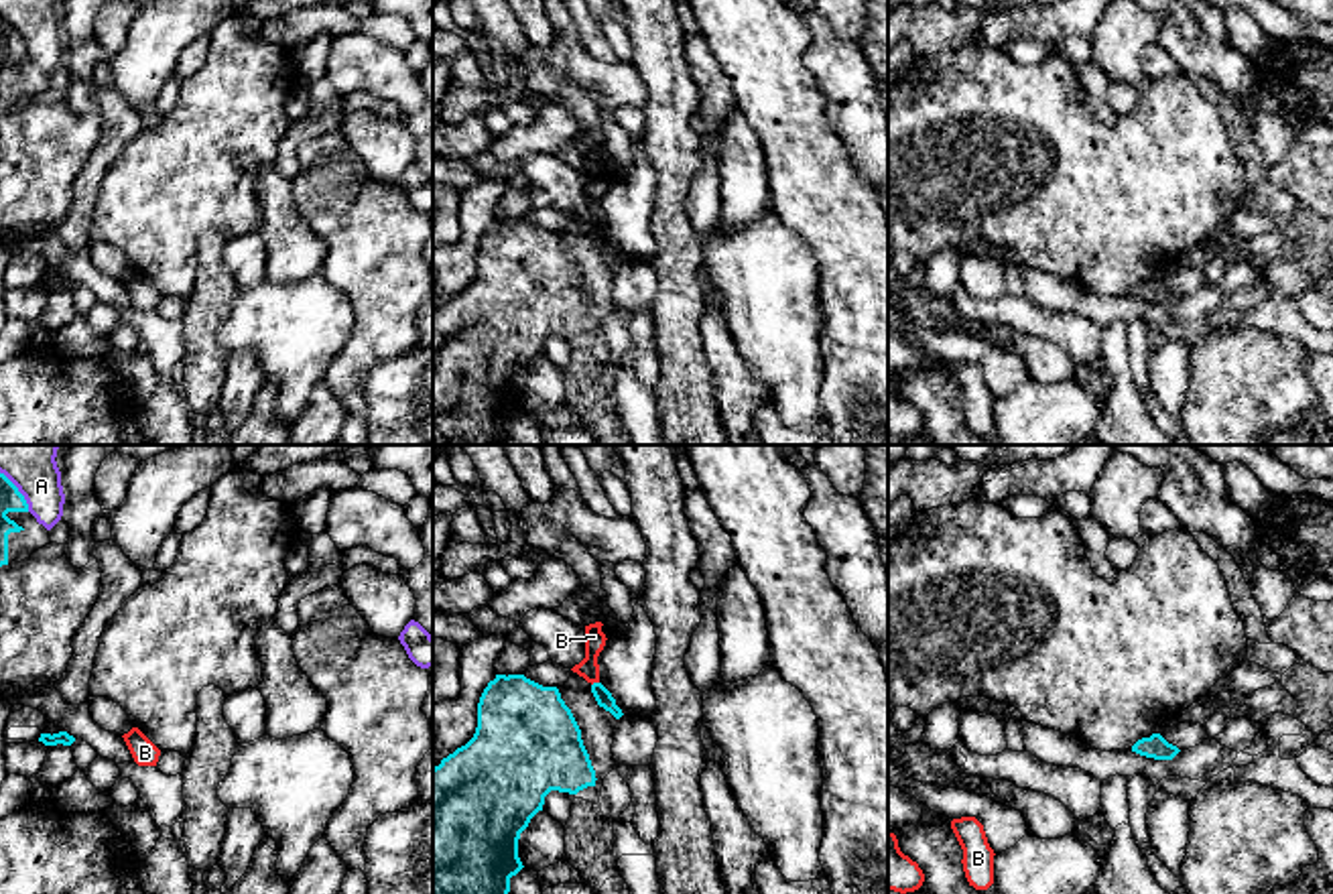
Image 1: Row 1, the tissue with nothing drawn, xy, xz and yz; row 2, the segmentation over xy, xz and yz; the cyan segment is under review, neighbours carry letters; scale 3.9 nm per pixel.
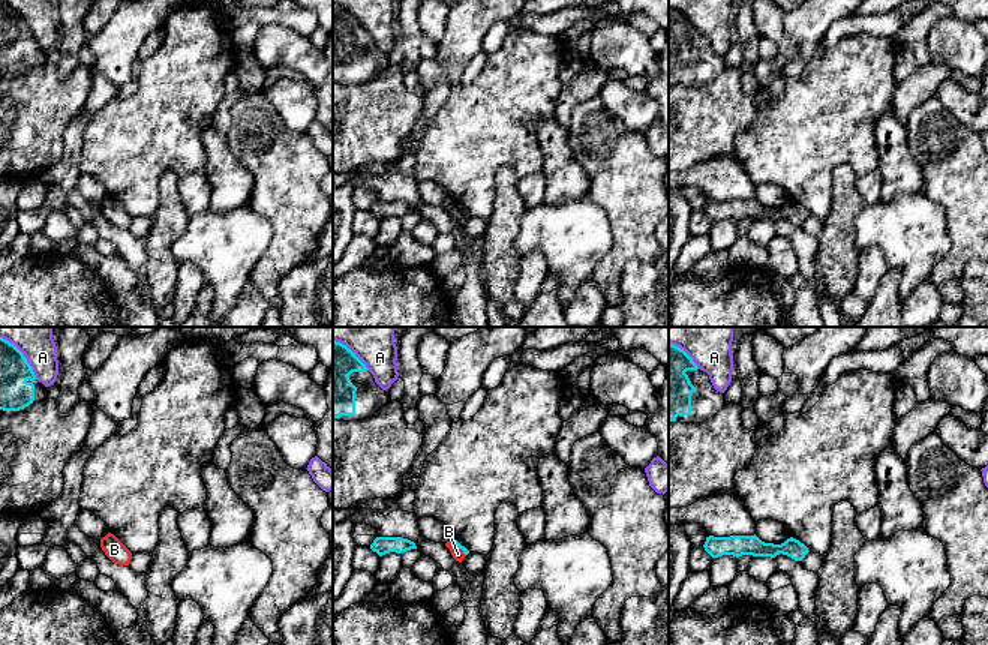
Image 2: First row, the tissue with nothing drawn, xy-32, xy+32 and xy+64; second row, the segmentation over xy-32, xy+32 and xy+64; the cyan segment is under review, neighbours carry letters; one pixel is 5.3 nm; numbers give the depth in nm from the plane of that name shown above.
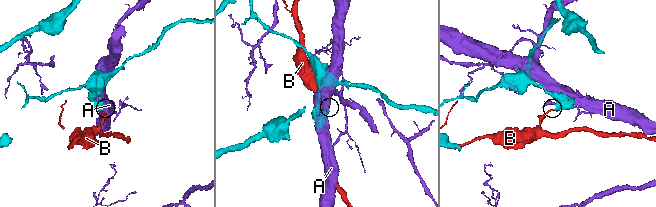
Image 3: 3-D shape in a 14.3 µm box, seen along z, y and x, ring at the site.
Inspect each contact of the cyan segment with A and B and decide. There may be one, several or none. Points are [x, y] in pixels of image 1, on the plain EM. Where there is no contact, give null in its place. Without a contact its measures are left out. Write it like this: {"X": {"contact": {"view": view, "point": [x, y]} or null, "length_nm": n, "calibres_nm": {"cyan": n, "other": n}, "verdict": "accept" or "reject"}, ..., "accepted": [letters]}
{"A": {"contact": {"view": "xy", "point": [19, 37]}, "length_nm": 200, "calibres_nm": {"cyan": 100, "other": 180}, "verdict": "reject"}, "B": {"contact": {"view": "xz", "point": [594, 228]}, "length_nm": 40, "calibres_nm": {"cyan": 70, "other": 80}, "verdict": "reject"}, "accepted": []}

